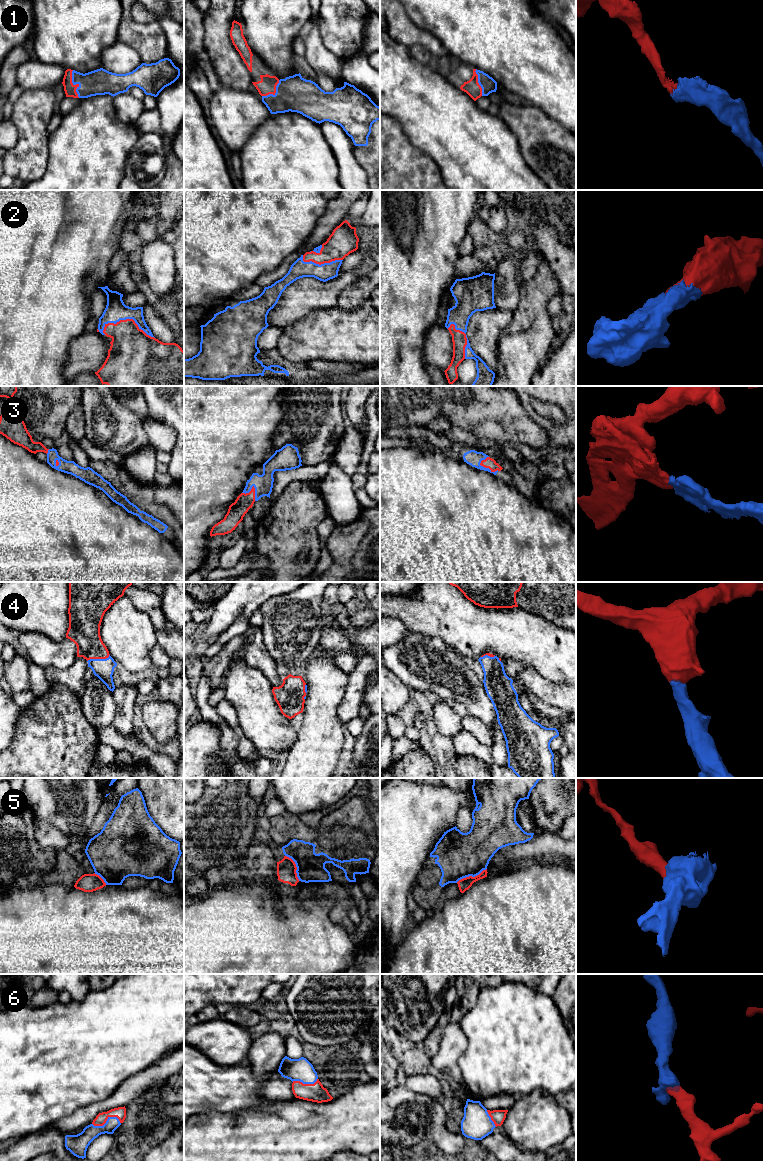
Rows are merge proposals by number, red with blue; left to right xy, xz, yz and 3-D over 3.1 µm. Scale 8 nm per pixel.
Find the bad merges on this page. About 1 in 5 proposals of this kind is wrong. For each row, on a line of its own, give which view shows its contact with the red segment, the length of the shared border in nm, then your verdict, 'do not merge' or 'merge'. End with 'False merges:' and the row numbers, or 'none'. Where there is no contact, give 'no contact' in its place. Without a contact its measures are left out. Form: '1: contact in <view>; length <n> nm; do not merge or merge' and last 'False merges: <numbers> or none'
1: contact in xy; length 240 nm; merge
2: contact in xy; length 420 nm; merge
3: contact in yz; length 170 nm; merge
4: contact in xy; length 190 nm; merge
5: contact in yz; length 280 nm; do not merge
6: contact in xy; length 240 nm; merge
False merges: 5

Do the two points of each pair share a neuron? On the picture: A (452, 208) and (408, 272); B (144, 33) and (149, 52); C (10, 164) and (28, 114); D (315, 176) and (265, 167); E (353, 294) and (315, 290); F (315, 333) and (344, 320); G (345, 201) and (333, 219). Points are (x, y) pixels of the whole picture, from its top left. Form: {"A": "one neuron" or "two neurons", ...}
{"A": "one neuron", "B": "one neuron", "C": "one neuron", "D": "one neuron", "E": "two neurons", "F": "one neuron", "G": "one neuron"}

